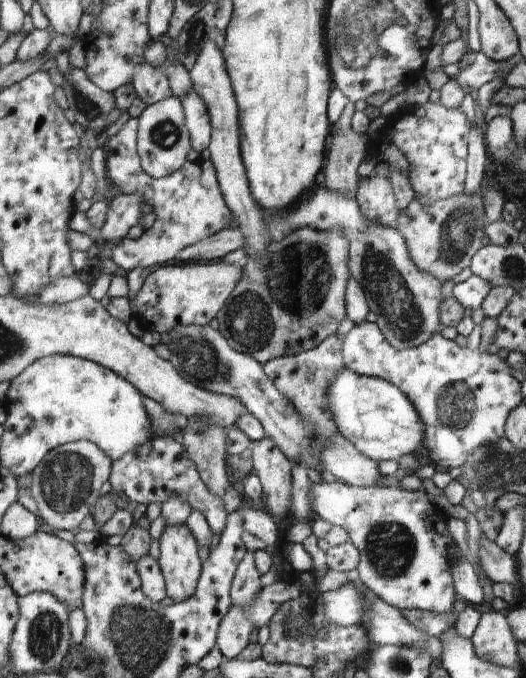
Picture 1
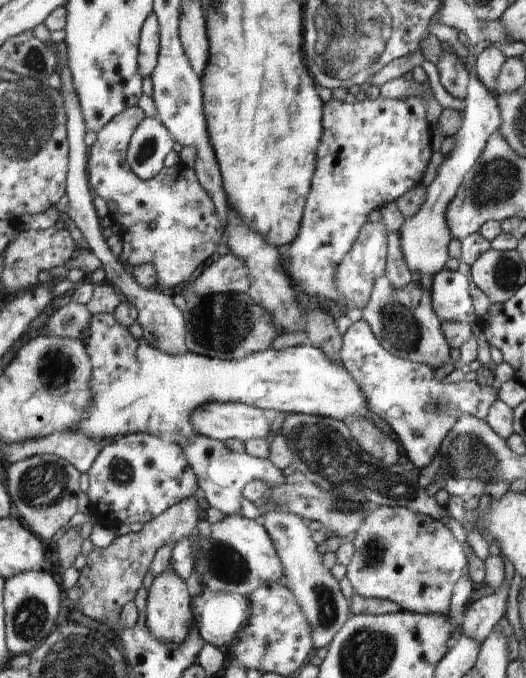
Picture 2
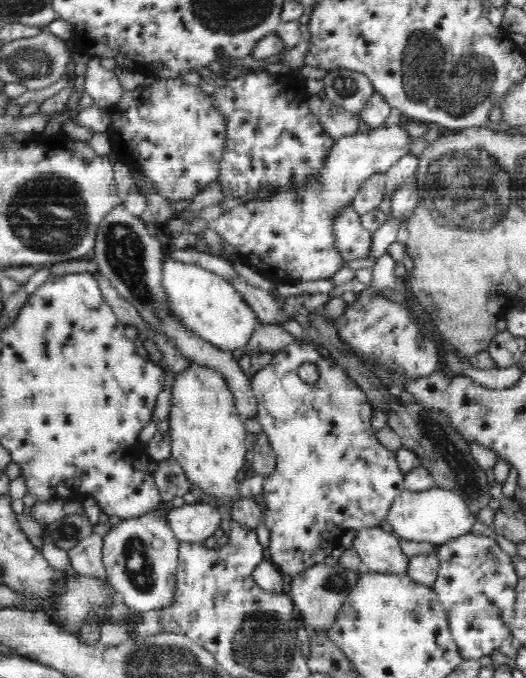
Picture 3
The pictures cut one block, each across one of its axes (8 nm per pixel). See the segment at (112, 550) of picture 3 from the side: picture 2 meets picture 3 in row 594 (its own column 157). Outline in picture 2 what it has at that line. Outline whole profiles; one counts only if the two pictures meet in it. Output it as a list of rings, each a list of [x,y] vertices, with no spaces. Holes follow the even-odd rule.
[[[147,117],[134,133],[129,148],[129,163],[145,181],[156,178],[166,164],[177,140],[160,119]]]

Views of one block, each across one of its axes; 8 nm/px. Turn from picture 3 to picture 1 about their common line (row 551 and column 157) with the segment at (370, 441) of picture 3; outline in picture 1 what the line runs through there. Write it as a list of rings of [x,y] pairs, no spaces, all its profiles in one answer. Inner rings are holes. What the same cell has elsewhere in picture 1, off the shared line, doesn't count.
[[[175,263],[152,270],[137,297],[132,298],[138,317],[145,326],[164,334],[176,326],[208,326],[227,304],[238,282],[244,277],[242,263]]]

